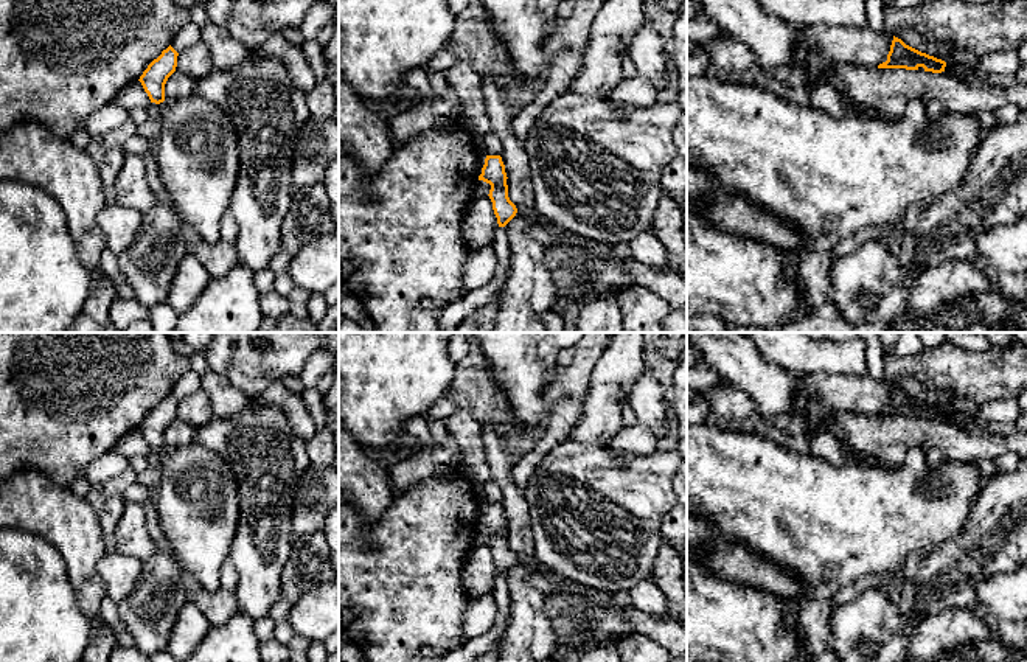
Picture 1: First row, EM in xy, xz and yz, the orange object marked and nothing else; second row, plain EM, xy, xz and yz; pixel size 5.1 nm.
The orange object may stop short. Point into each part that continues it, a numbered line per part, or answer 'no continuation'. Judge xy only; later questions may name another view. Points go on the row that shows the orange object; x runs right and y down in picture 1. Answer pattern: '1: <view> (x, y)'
1: xy (198, 163)

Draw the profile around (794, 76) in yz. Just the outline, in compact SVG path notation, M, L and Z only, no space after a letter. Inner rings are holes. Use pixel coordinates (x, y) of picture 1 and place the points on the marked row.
M780 67L780 68L755 68L755 76L761 81L775 79L789 87L816 87L822 85L816 79L811 78L809 71L802 67Z

